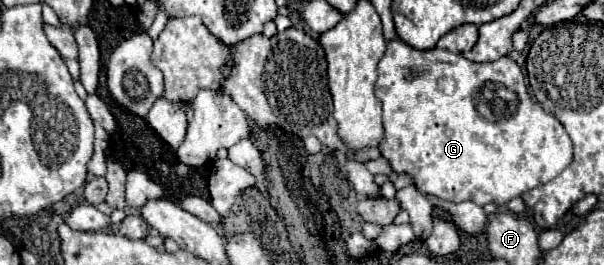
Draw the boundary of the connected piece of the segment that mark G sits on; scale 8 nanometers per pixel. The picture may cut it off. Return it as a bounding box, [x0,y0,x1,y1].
[376,38,572,206]

